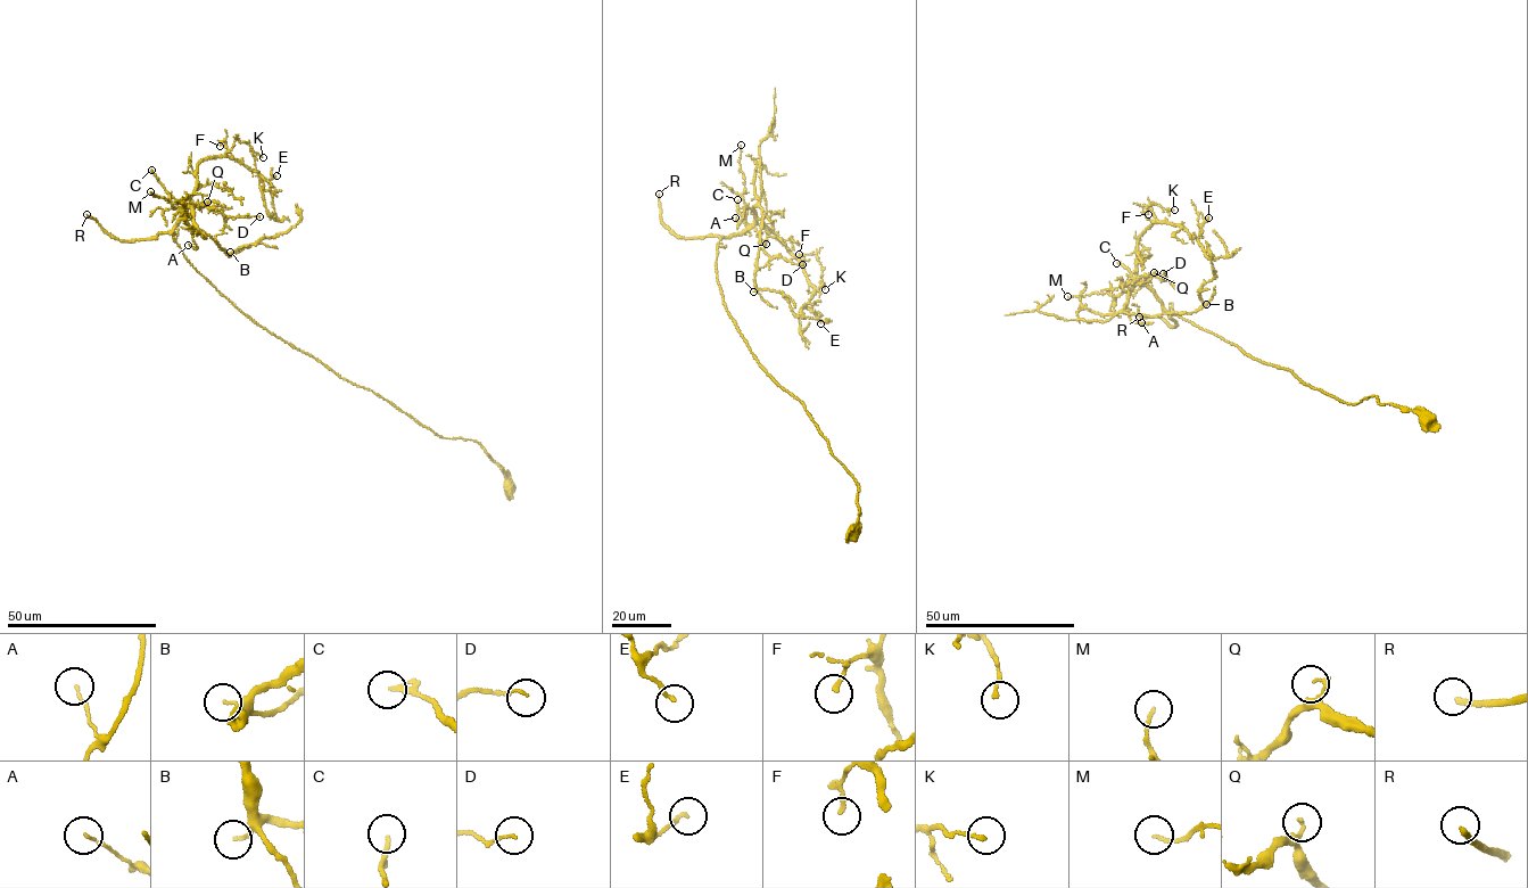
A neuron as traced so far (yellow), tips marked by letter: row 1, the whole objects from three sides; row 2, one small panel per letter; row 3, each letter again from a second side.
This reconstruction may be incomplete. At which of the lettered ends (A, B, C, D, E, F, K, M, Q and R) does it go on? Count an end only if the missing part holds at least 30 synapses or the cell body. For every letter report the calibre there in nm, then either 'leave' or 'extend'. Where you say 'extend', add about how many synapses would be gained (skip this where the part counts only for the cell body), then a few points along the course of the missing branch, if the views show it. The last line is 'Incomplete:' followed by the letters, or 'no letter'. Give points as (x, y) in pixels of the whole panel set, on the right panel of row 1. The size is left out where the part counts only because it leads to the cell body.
A: calibre 100 nm; leave
B: calibre 110 nm; leave
C: calibre 140 nm; leave
D: calibre 80 nm; leave
E: calibre 150 nm; leave
F: calibre 160 nm; leave
K: calibre 130 nm; leave
M: calibre 120 nm; leave
Q: calibre 120 nm; leave
R: calibre 220 nm; extend; 200 synapses
Incomplete: R

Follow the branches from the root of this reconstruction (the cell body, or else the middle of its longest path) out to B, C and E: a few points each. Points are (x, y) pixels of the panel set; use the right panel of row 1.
B: (1427, 420), (1376, 396), (1352, 404), (1313, 388), (1166, 312), (1144, 285), (1123, 311), (1206, 304)
C: (1427, 420), (1380, 404), (1376, 396), (1341, 402), (1288, 370), (1246, 355), (1166, 312), (1147, 286), (1116, 263)
E: (1427, 420), (1376, 396), (1341, 402), (1164, 309), (1136, 279), (1138, 241), (1164, 221), (1196, 237), (1208, 218)

